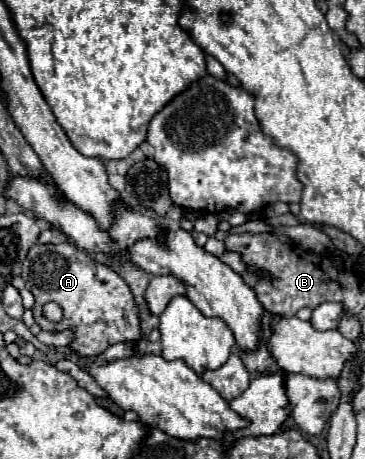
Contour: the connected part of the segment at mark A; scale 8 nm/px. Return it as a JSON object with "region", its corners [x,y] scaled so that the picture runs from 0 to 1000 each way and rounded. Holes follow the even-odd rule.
{"region":[[[173,525],[162,534],[101,529],[85,538],[74,564],[63,569],[58,603],[74,630],[96,643],[96,669],[90,669],[96,704],[118,721],[195,717],[205,725],[205,739],[189,747],[189,760],[205,765],[222,782],[255,782],[315,747],[364,747],[364,773],[386,773],[381,669],[364,651],[353,621],[304,582],[266,573],[233,547],[211,542],[189,525]],[[134,656],[167,664],[173,699],[134,704],[118,691],[112,673]]]}

